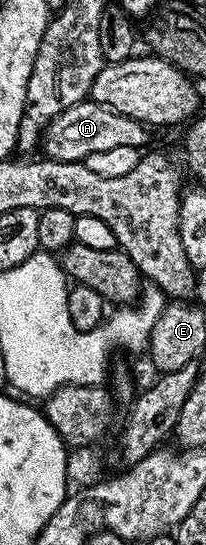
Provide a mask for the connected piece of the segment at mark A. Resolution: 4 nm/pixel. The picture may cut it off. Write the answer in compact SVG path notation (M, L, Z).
M85 100L66 108L48 123L42 134L42 150L47 157L60 162L83 162L92 153L102 153L126 145L144 148L149 127L130 116L122 116L102 104Z

